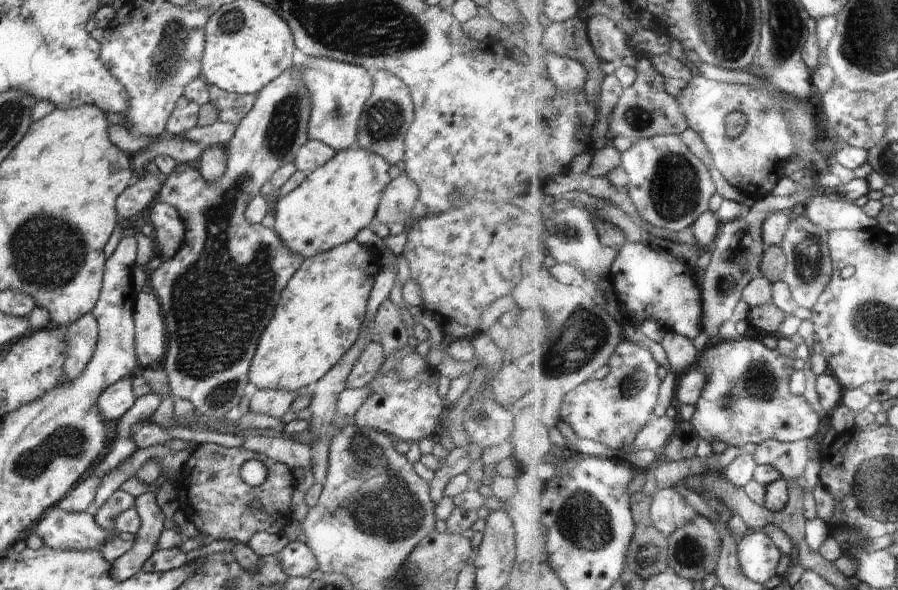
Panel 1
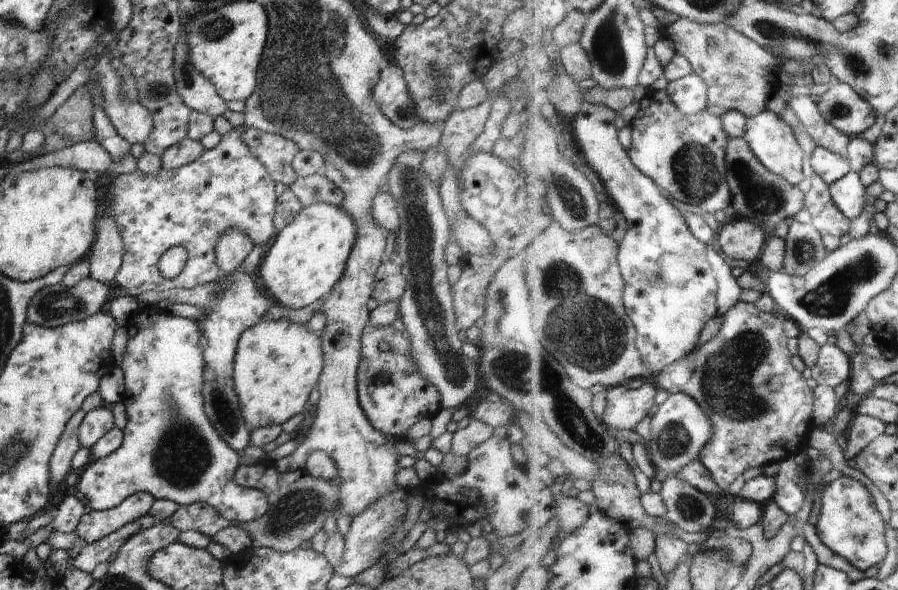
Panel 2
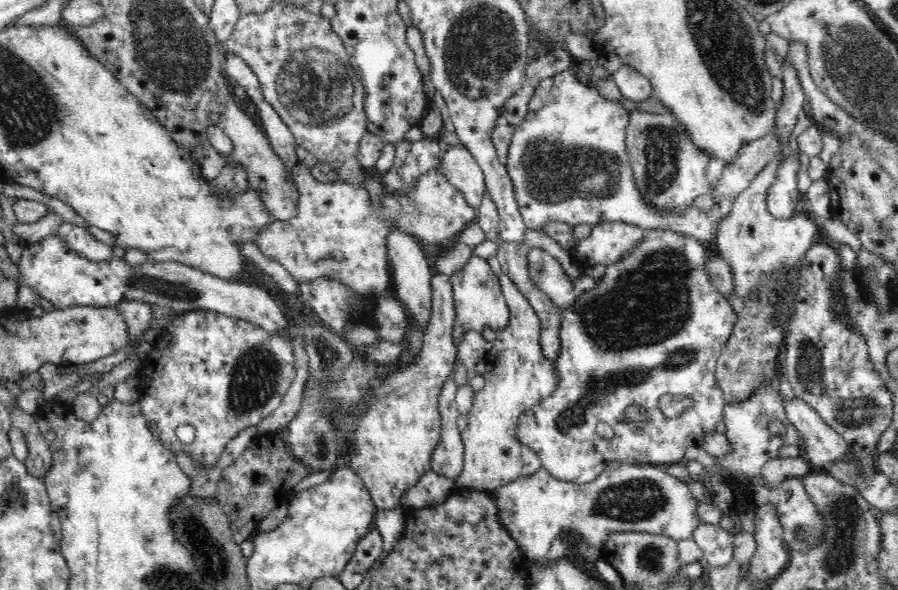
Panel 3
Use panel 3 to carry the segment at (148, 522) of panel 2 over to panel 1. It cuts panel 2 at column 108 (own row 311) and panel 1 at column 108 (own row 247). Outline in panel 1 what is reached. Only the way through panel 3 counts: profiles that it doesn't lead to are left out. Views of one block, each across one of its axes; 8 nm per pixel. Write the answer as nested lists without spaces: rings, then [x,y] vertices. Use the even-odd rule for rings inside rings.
[[[117,489],[107,500],[107,502],[98,509],[94,516],[96,524],[101,530],[107,533],[107,539],[100,552],[106,561],[112,563],[122,554],[129,552],[133,548],[135,536],[129,533],[118,533],[115,530],[114,520],[119,513],[129,510],[135,506],[135,497]]]

